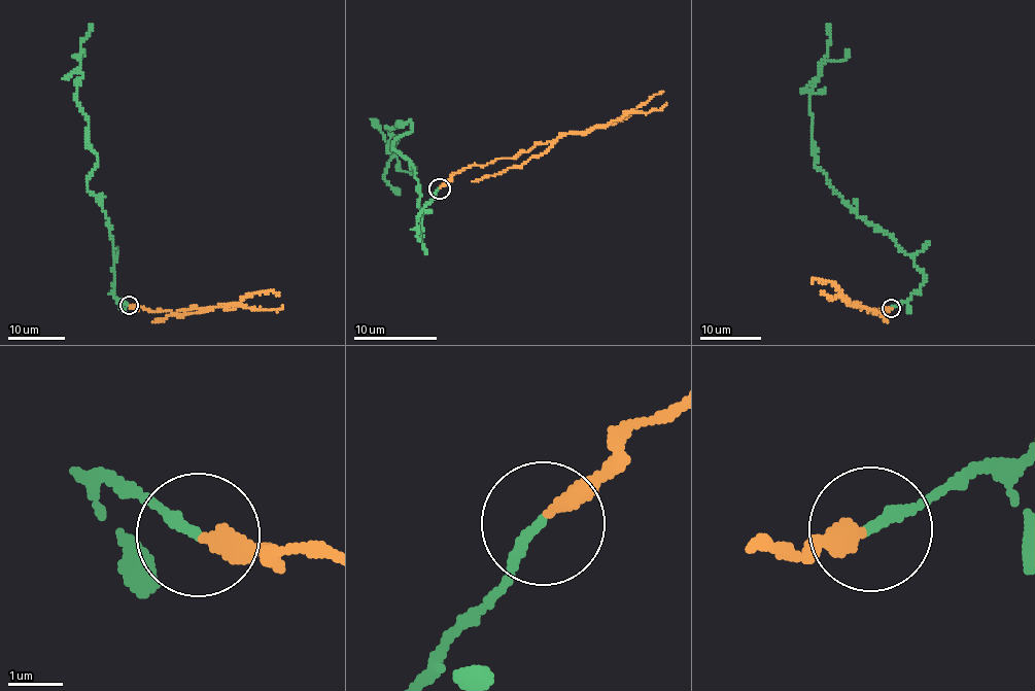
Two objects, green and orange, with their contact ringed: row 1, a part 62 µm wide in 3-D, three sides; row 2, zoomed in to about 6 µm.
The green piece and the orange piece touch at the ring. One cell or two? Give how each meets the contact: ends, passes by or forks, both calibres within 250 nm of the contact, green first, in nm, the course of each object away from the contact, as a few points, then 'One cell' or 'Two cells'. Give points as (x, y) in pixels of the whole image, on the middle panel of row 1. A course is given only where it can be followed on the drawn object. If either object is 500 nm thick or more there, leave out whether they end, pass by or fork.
At the ring green ends. At the ring orange ends. Thickness 200 nm (green) against 360 nm. Course of green: (440, 187), (418, 215), (420, 240), (415, 167), (392, 143), (413, 125), (398, 123), (386, 128), (410, 175). Course of orange: (440, 187), (456, 172), (473, 165), (511, 158), (567, 133), (605, 128), (626, 118), (663, 91). Two cells

